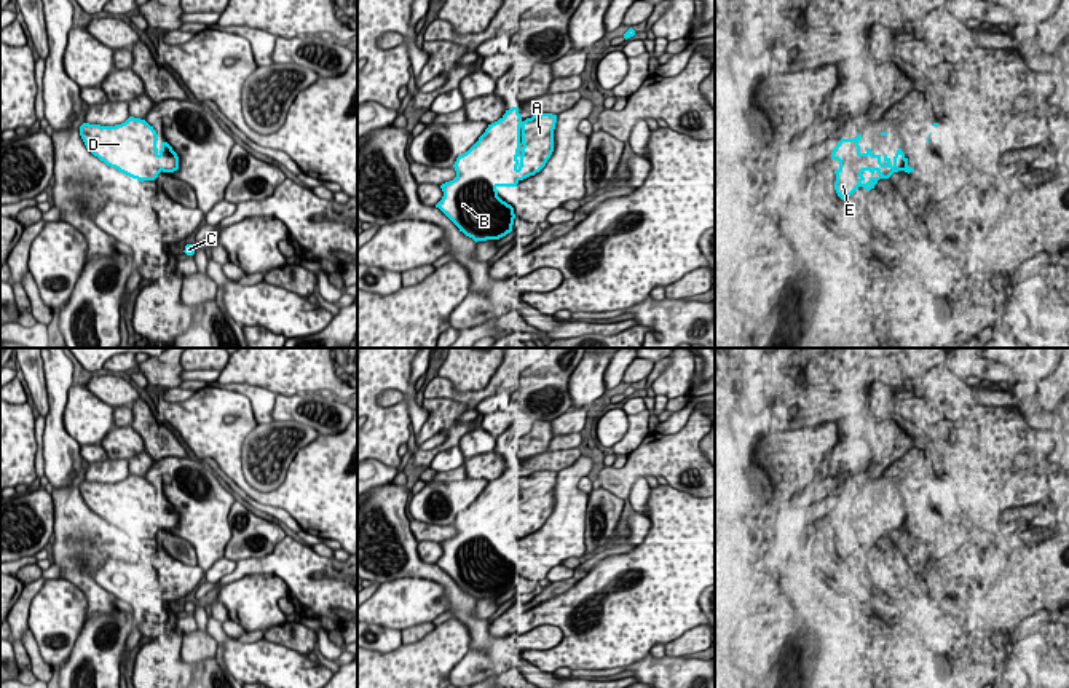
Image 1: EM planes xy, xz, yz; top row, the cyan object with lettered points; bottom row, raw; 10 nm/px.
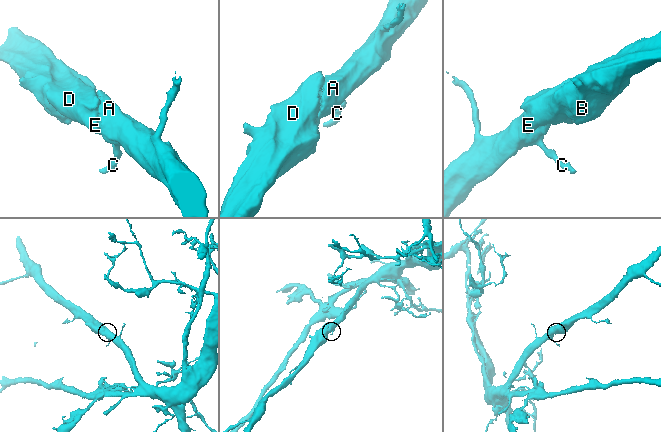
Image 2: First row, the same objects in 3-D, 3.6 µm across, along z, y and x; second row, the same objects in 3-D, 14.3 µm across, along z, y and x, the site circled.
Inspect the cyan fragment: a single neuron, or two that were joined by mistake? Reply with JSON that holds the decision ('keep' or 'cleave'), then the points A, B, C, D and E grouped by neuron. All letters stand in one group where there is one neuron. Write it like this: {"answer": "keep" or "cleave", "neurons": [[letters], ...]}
{"answer": "keep", "neurons": [["A", "B", "C", "D", "E"]]}

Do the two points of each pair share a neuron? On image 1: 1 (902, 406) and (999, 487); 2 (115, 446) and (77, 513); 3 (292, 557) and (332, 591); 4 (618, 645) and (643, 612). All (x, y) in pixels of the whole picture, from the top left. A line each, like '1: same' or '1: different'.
1: same
2: different
3: same
4: same

